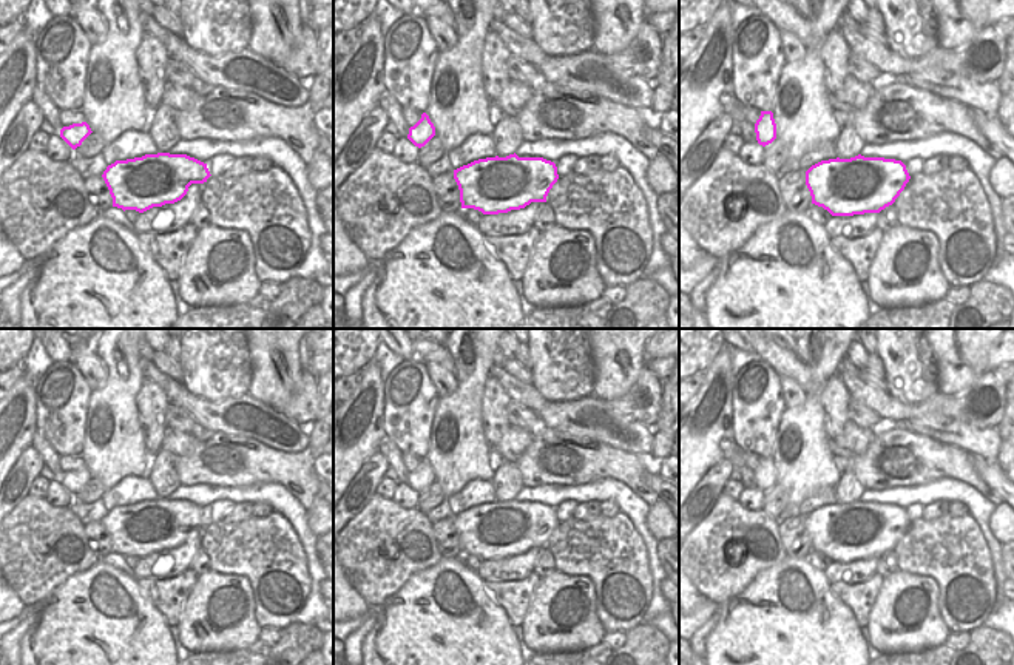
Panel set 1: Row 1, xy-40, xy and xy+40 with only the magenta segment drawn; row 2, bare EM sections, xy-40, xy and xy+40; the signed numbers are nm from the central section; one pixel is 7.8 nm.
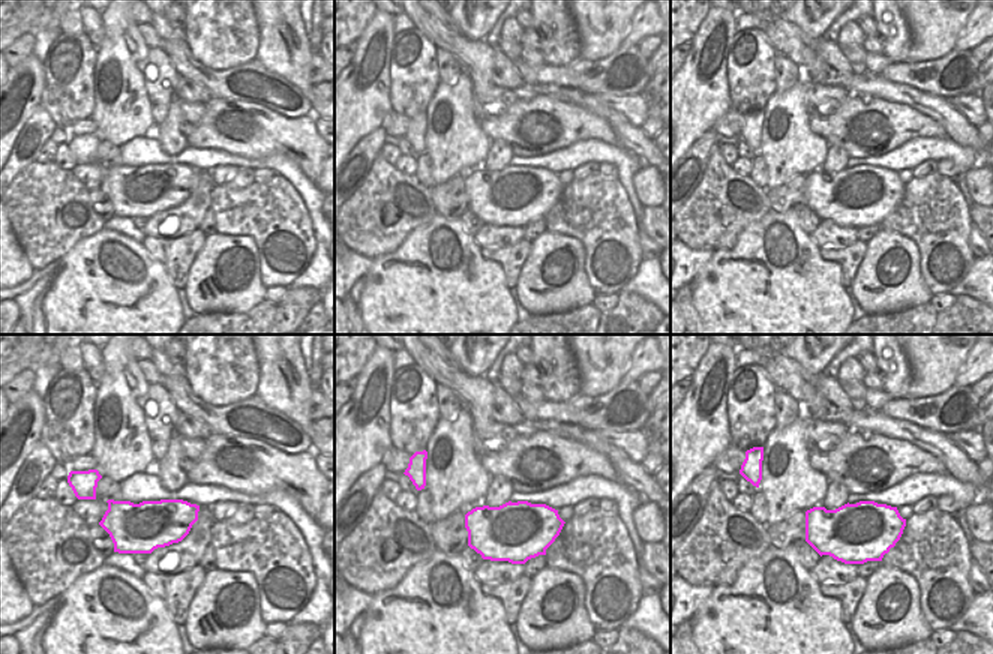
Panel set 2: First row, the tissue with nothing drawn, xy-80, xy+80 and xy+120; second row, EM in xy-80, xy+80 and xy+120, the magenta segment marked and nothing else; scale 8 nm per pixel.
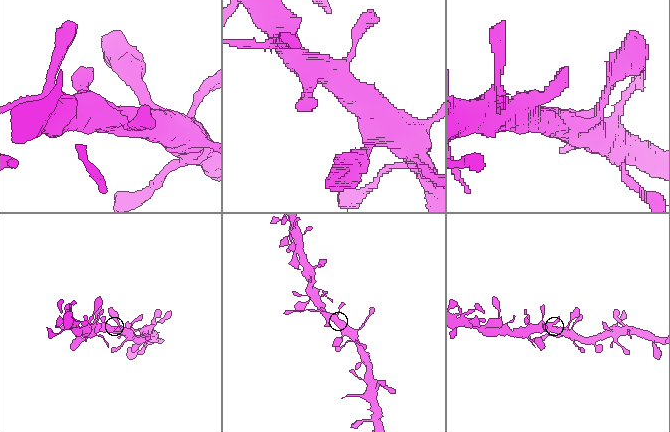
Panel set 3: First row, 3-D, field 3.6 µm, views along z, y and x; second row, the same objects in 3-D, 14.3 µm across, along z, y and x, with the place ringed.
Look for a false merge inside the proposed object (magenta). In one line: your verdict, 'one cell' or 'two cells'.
one cell

